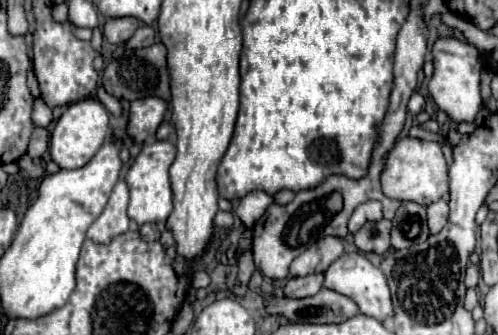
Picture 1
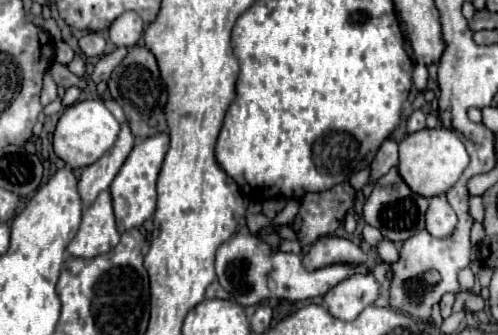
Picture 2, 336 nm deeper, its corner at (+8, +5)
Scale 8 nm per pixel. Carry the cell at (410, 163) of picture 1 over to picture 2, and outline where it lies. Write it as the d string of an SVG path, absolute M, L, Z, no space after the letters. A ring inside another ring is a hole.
M442 126L434 130L424 128L420 132L408 134L400 142L400 162L398 162L400 176L404 178L404 182L412 192L424 198L432 198L448 192L458 182L466 166L468 166L466 148L462 140L456 136L456 132L448 128L442 128Z

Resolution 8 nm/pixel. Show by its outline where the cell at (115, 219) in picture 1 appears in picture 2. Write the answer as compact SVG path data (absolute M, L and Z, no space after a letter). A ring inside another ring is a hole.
M108 190L100 192L98 198L88 206L82 214L82 224L76 238L68 244L68 252L72 256L92 258L98 254L106 254L120 242L120 234L114 220L112 196Z

